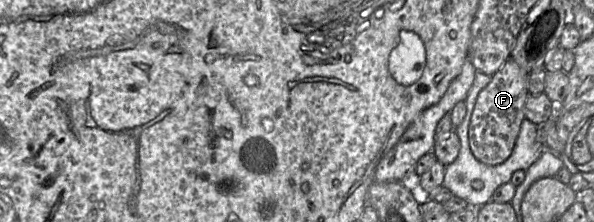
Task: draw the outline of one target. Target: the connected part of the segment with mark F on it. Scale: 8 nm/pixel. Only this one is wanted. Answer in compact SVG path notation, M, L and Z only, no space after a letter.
M509 58L479 93L469 125L470 148L475 158L490 166L506 163L513 155L525 119L525 103L529 96L528 73Z

